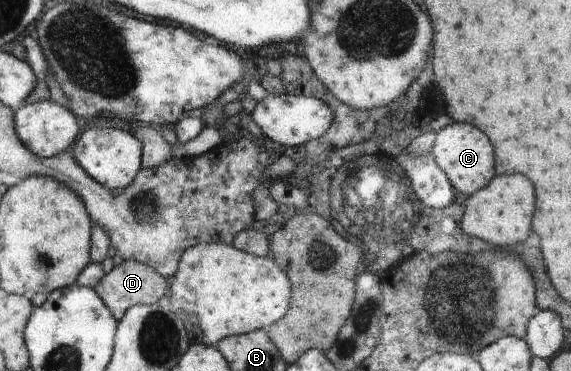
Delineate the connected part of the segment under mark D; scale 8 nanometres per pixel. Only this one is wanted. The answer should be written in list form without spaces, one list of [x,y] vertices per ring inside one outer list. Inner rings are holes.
[[[124,261],[107,274],[96,290],[104,302],[107,303],[107,306],[114,312],[115,318],[120,322],[127,317],[128,310],[134,306],[140,304],[156,305],[164,296],[169,296],[171,286],[171,281],[164,278],[154,267],[137,261]]]

